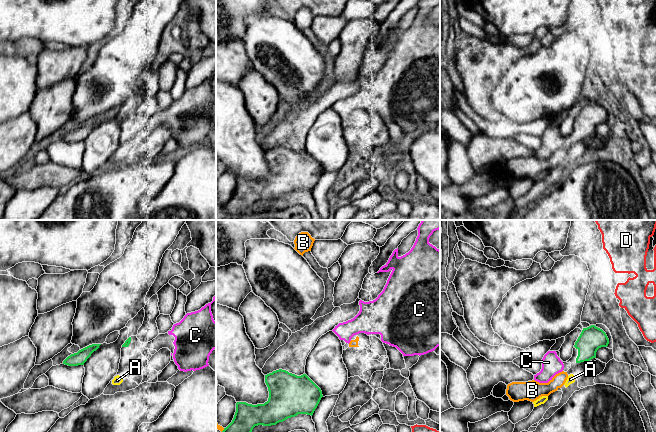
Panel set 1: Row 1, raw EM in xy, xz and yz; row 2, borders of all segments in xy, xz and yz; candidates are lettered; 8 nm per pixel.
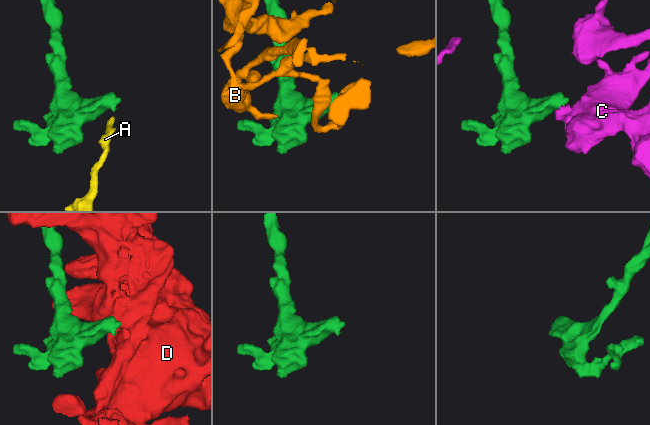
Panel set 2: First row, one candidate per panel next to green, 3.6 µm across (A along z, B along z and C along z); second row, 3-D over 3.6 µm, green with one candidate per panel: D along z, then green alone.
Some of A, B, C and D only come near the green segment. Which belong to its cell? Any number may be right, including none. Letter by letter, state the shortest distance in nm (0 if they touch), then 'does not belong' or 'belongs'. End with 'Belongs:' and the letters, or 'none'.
A: gap 100 nm; does not belong
B: gap 0 nm; does not belong
C: gap 110 nm; belongs
D: gap 240 nm; does not belong
Belongs: C

